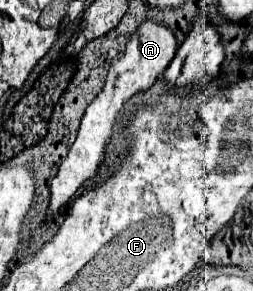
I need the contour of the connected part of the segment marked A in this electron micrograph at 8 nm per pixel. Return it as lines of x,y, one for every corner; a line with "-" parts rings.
145,19
139,29
135,33
131,33
123,55
111,63
109,73
107,73
107,81
103,91
93,99
93,103
87,107
85,117
81,121
79,127
79,135
69,151
69,157
61,163
57,177
51,183
51,205
49,205
49,215
55,215
63,205
67,205
67,201
77,193
77,189
87,181
93,179
97,175
97,169
101,165
101,159
105,155
105,147
111,139
111,129
113,123
119,117
119,109
123,109
123,105
129,101
129,97
137,91
147,89
165,69
167,65
173,61
177,51
177,41
173,31
163,25
163,23
155,23
151,19

